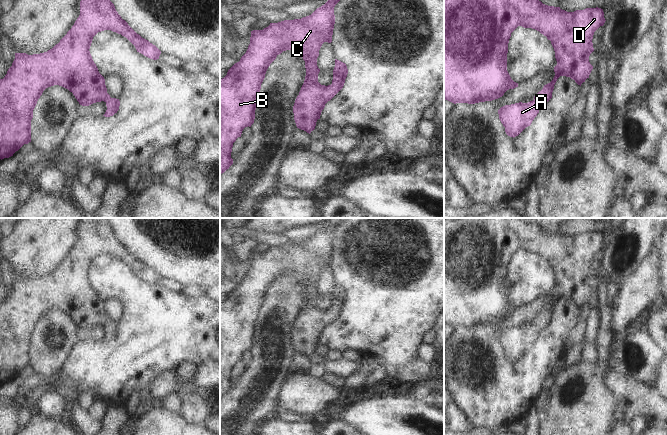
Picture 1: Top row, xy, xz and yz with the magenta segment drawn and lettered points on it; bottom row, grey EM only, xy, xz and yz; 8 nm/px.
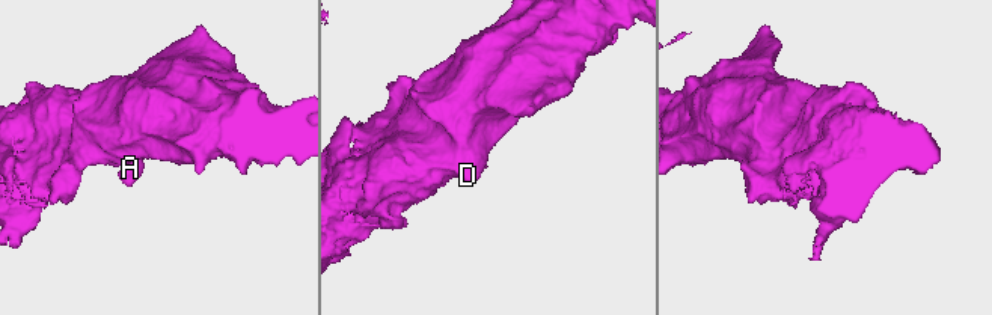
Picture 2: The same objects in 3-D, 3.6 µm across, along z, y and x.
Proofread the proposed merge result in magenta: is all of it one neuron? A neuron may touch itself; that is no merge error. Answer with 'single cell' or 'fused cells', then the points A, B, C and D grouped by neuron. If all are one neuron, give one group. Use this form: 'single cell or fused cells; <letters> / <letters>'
single cell; A B C D

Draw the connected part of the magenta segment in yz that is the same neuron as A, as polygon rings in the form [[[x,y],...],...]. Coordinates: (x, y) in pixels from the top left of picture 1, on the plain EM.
[[[453,218],[444,220],[444,323],[454,328],[492,325],[504,319],[509,313],[518,311],[507,295],[508,267],[511,257],[518,251],[532,252],[539,255],[551,265],[555,275],[557,289],[554,291],[553,304],[544,309],[543,313],[528,327],[505,329],[498,334],[499,343],[510,361],[518,360],[530,350],[539,337],[539,332],[552,322],[552,316],[557,303],[566,300],[581,310],[593,293],[589,280],[594,275],[594,256],[605,247],[604,236],[601,232],[586,232],[567,236],[560,231],[548,230],[541,225],[524,218]]]

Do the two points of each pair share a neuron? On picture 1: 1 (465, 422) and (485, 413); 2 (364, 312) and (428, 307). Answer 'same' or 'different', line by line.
1: different
2: same

